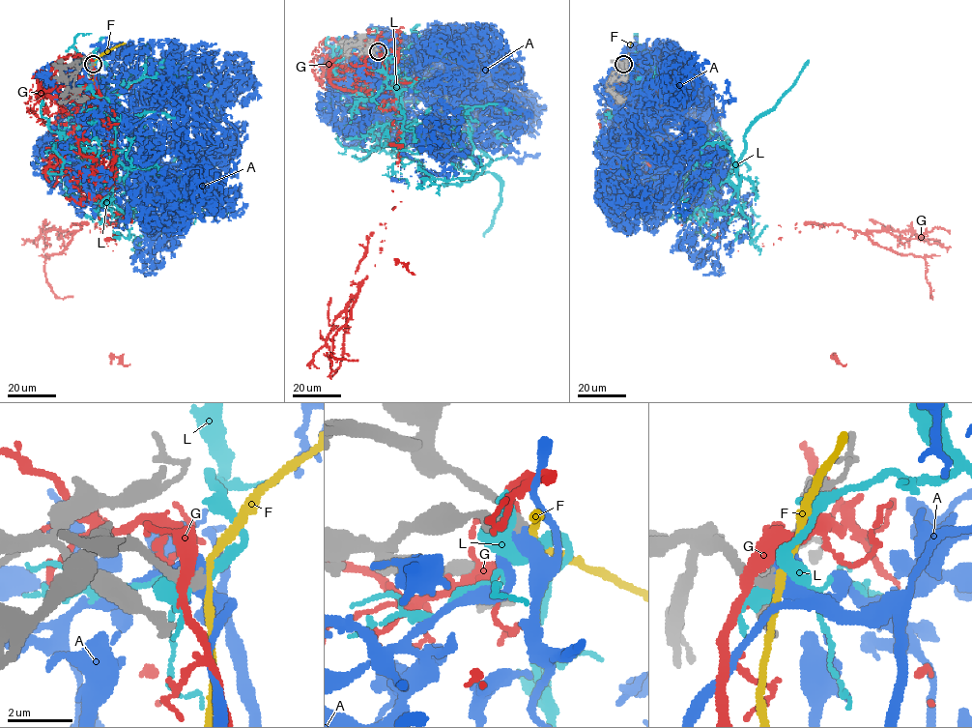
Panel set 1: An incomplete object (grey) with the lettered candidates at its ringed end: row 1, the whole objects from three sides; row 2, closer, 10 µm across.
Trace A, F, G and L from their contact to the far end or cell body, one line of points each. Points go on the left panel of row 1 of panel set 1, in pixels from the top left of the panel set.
A: (94, 64), (167, 236), (137, 257), (165, 241), (156, 227), (180, 241), (158, 237), (175, 220)
F: (94, 64), (91, 100)
G: (92, 63), (85, 147), (115, 244), (72, 224), (44, 271), (129, 364)
L: (93, 64), (94, 166), (192, 188), (201, 147), (180, 206), (235, 198)

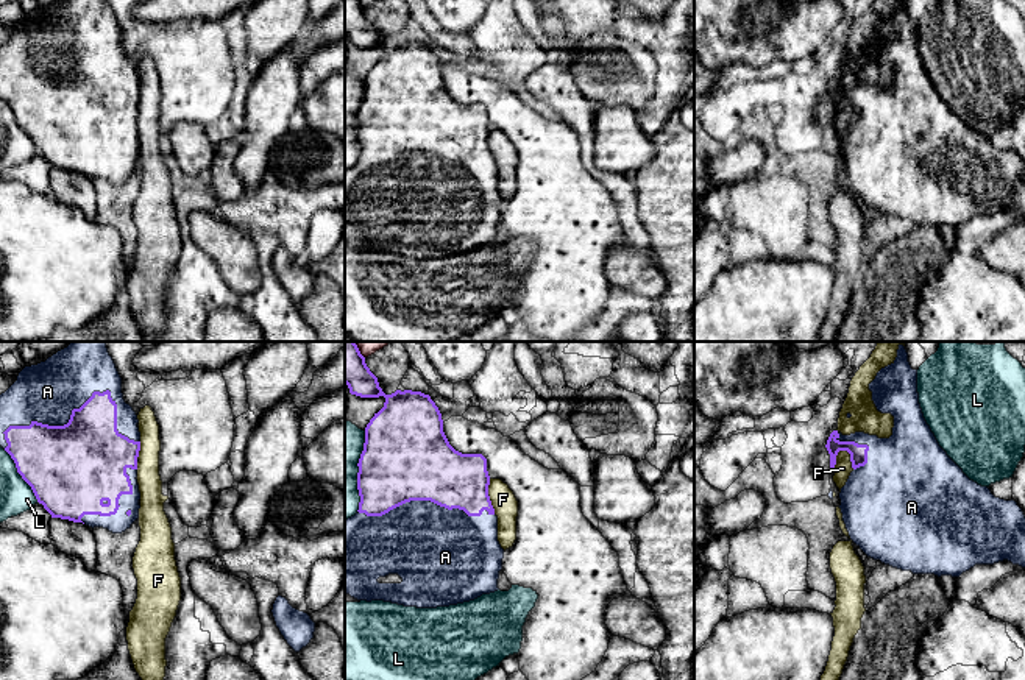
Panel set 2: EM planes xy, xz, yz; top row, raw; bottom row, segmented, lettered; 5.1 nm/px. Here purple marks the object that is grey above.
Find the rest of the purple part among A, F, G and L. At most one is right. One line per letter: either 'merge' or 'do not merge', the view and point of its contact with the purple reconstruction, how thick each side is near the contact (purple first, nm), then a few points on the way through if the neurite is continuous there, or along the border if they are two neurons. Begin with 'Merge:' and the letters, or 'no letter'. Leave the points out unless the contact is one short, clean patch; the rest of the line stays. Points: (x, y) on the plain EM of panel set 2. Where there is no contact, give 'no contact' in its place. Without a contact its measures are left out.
Merge: A
A: merge; contact xy (75, 60); calibres 400 and 300 nm
F: do not merge; contact yz (835, 108); calibres 100 and 90 nm; border yz (846, 100), (837, 105), (837, 114), (832, 119)
G: do not merge; contact xz (361, 5); calibres 180 and 50 nm
L: do not merge; contact xy (21, 125); calibres 440 and 180 nm

